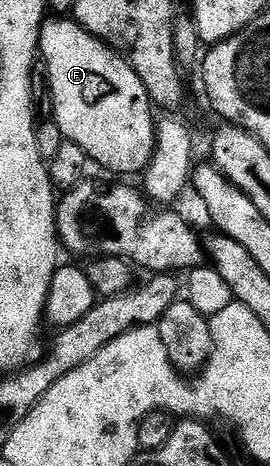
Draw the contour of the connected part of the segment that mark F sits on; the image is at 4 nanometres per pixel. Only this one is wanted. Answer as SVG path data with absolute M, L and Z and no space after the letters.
M49 17L41 24L40 58L43 70L48 75L48 82L53 98L52 122L59 125L68 142L79 145L83 153L94 164L114 171L114 176L133 175L144 172L148 167L153 150L157 148L157 129L155 126L155 108L149 101L149 94L139 81L139 73L125 59L124 54L108 47L89 31L79 26L69 17Z

